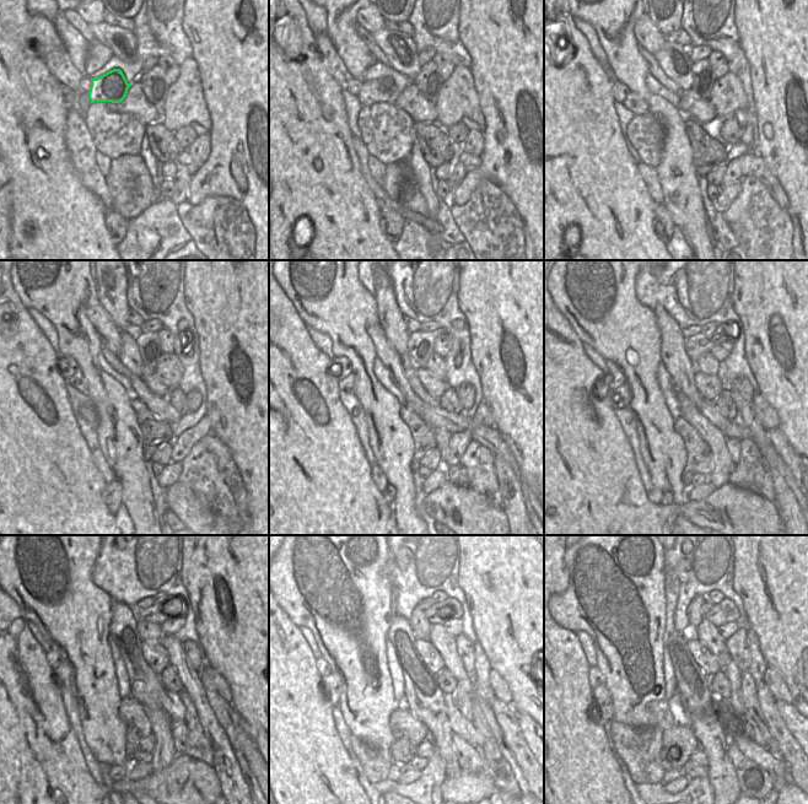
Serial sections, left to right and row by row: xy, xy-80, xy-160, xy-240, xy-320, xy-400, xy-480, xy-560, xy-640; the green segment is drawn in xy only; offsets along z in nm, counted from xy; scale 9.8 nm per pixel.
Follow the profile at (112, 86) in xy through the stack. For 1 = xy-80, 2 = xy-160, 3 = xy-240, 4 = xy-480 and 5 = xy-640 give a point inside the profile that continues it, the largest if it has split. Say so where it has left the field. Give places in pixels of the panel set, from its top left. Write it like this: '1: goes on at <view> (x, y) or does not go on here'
1: goes on at xy-80 (381, 90)
2: goes on at xy-160 (635, 103)
3: goes on at xy-240 (77, 379)
4: goes on at xy-480 (63, 675)
5: goes on at xy-640 (601, 695)

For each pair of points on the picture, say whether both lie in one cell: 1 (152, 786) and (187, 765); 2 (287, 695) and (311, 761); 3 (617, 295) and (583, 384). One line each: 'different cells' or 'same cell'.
1: same cell
2: same cell
3: different cells

